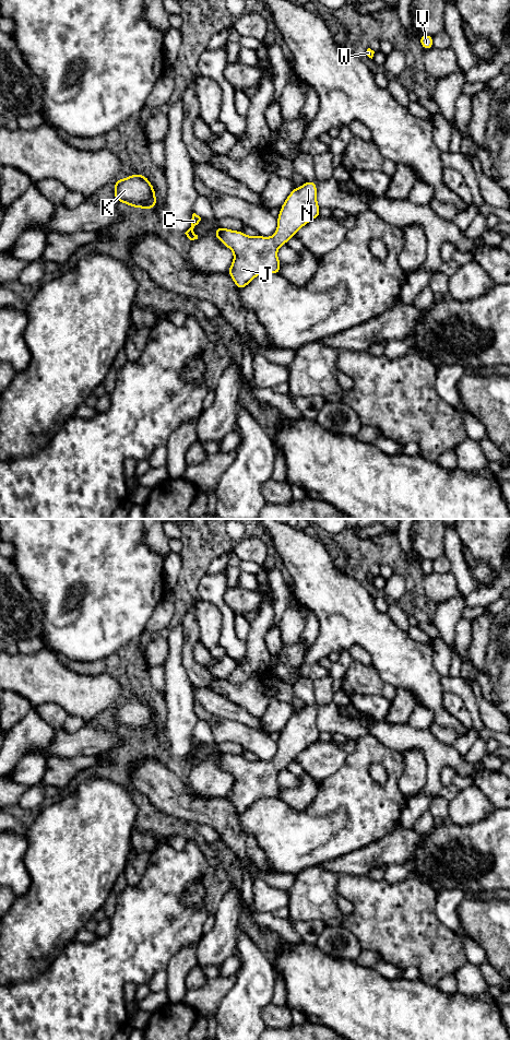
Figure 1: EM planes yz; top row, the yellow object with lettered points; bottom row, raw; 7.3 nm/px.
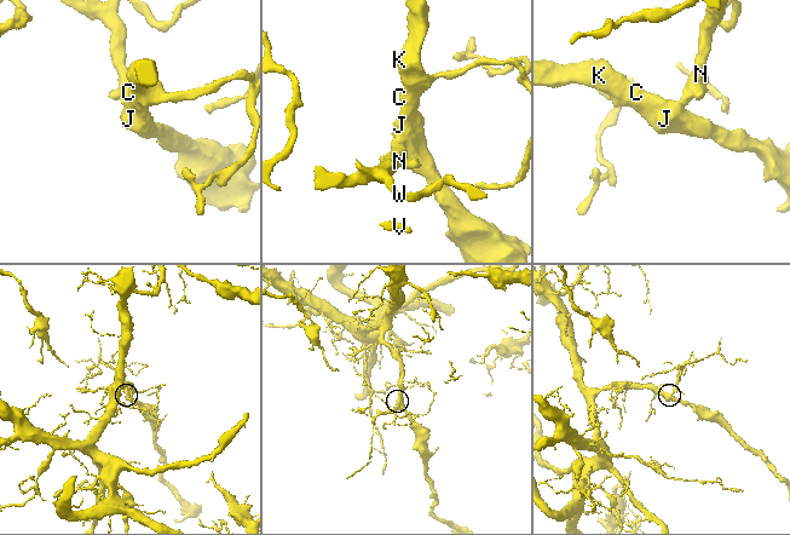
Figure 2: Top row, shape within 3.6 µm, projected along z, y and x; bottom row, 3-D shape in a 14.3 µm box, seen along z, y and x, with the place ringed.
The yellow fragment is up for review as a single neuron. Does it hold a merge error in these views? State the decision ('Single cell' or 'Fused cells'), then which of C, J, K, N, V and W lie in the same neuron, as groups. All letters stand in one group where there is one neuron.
Single cell. Groups: C J K N V W

